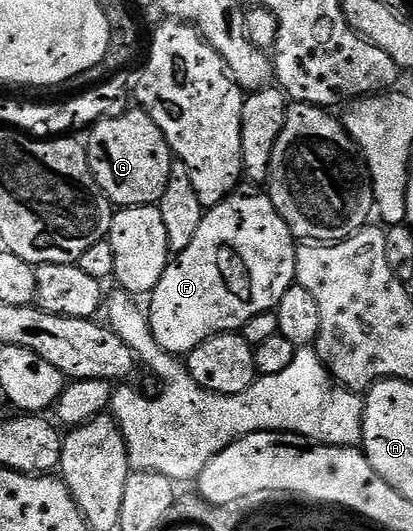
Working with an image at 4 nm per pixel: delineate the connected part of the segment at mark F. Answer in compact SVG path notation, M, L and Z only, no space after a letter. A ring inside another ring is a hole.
M263 190L251 191L255 192L248 196L229 195L217 206L206 209L193 242L189 242L185 250L174 253L165 274L161 274L161 282L157 282L157 286L149 293L151 304L147 308L147 317L153 338L161 350L176 358L186 357L187 353L201 346L201 342L217 334L239 332L245 322L249 322L249 318L257 318L257 314L274 310L285 290L296 283L295 235L273 206L270 195Z

